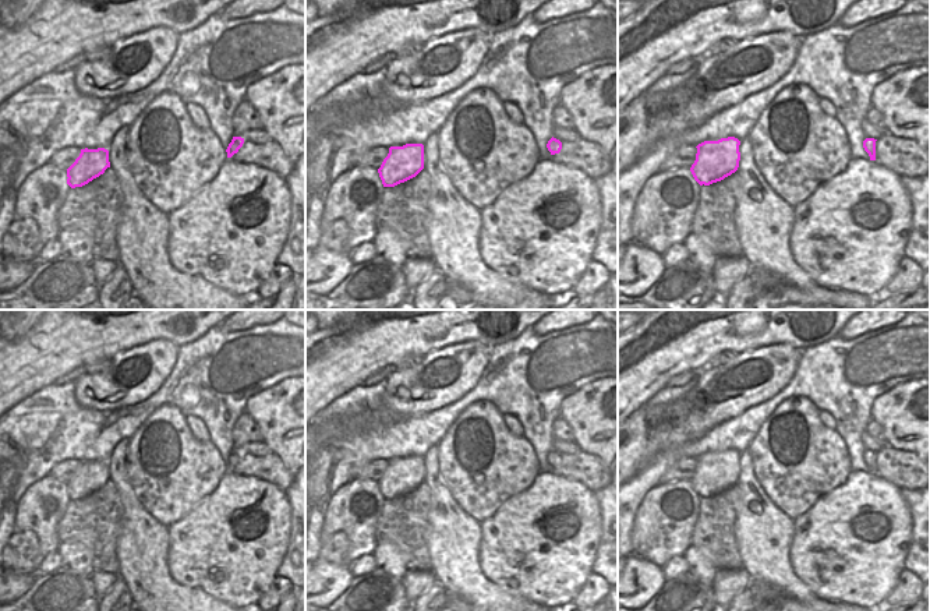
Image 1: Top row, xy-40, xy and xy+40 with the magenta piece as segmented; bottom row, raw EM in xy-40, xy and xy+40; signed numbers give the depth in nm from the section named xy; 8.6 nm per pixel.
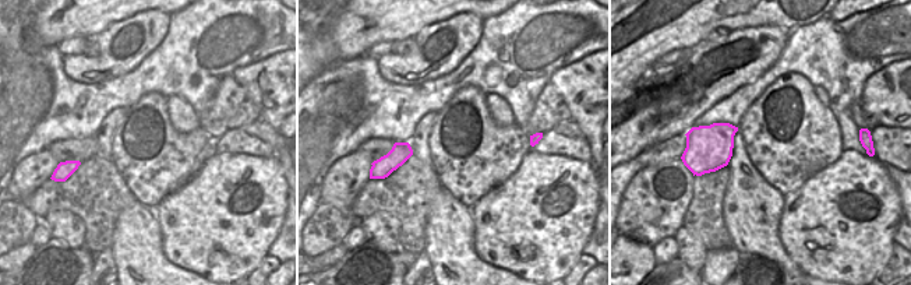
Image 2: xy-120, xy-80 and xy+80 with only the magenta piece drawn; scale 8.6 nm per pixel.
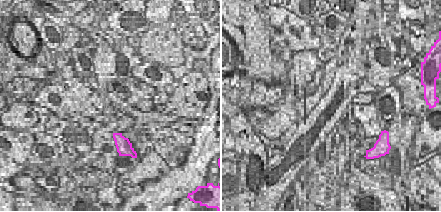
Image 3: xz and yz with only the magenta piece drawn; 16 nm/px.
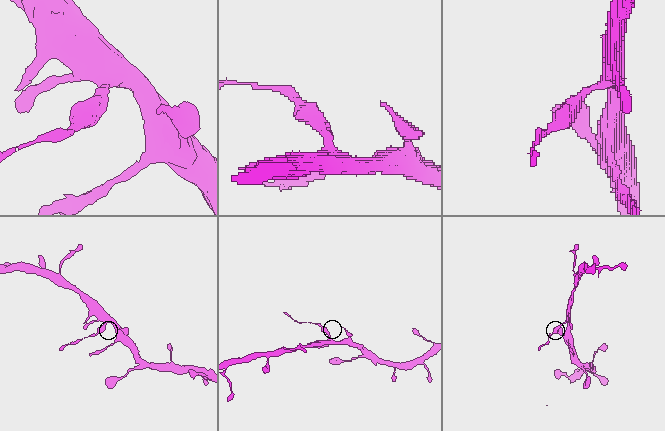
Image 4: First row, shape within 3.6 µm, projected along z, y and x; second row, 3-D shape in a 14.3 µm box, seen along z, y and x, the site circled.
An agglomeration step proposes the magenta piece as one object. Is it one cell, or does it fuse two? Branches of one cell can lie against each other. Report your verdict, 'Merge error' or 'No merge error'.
Merge error.

